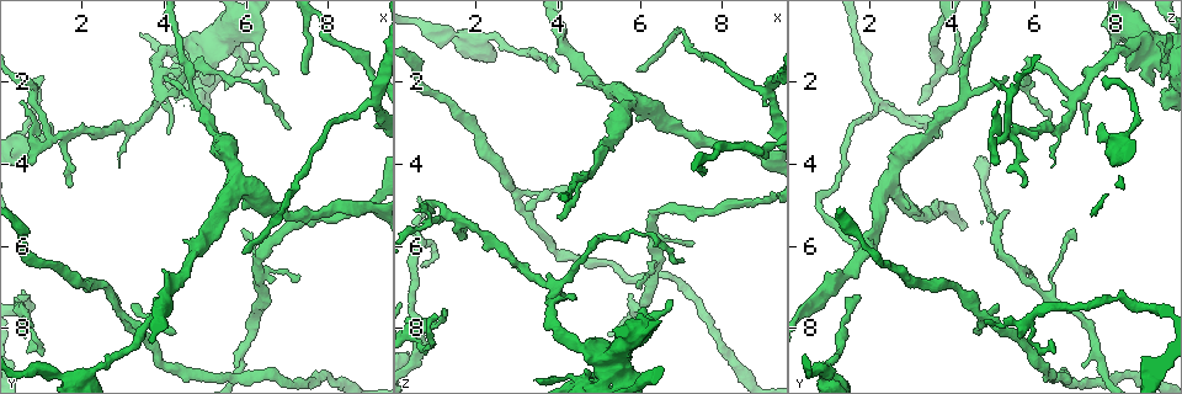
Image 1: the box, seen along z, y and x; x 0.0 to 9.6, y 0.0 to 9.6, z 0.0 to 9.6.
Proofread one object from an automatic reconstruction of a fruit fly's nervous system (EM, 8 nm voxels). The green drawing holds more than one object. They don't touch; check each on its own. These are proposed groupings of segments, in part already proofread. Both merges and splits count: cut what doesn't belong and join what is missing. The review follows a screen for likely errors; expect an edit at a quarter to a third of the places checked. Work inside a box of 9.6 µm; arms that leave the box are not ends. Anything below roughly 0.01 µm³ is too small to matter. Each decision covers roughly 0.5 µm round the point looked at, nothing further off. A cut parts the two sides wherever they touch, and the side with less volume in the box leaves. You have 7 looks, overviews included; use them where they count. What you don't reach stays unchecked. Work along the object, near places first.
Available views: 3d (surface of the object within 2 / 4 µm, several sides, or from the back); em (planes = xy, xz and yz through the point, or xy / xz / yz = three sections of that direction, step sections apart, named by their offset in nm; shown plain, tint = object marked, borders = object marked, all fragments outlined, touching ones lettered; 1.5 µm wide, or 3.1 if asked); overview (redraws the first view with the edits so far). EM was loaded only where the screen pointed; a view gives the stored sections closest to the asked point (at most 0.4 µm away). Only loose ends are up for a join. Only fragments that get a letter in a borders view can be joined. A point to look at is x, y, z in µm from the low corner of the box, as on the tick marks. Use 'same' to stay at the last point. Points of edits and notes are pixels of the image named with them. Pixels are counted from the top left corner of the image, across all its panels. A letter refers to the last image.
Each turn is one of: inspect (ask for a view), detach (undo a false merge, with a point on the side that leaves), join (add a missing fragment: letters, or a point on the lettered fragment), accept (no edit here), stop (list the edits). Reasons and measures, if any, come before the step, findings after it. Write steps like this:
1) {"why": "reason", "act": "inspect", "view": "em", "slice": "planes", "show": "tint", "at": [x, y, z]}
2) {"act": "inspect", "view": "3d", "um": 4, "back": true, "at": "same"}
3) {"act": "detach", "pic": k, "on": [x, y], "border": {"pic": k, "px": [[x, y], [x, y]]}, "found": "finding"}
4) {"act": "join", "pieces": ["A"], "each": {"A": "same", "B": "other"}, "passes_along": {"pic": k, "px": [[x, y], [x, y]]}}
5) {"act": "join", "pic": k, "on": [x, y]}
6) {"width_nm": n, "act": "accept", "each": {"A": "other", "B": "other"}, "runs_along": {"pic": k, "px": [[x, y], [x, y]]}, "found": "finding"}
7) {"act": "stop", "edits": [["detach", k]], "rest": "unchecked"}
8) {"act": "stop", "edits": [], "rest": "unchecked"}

{"why": "tapers out", "act": "inspect", "view": "em", "slice": "planes", "show": "borders", "at": [4.00, 1.85, 5.25]}

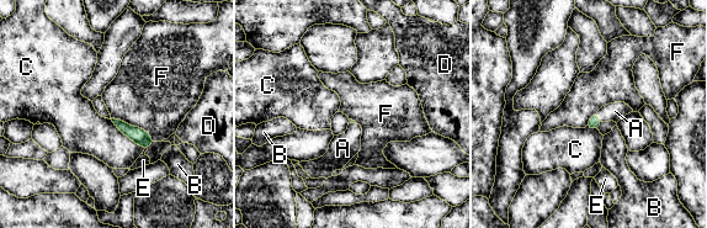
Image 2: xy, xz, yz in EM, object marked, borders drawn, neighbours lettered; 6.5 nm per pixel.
{"act": "join", "pieces": ["A"], "each": {"A": "same", "B": "other", "C": "other", "D": "other", "E": "other", "F": "other"}, "found": "the neuron continues"}

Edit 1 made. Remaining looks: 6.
{"act": "inspect", "view": "overview"}

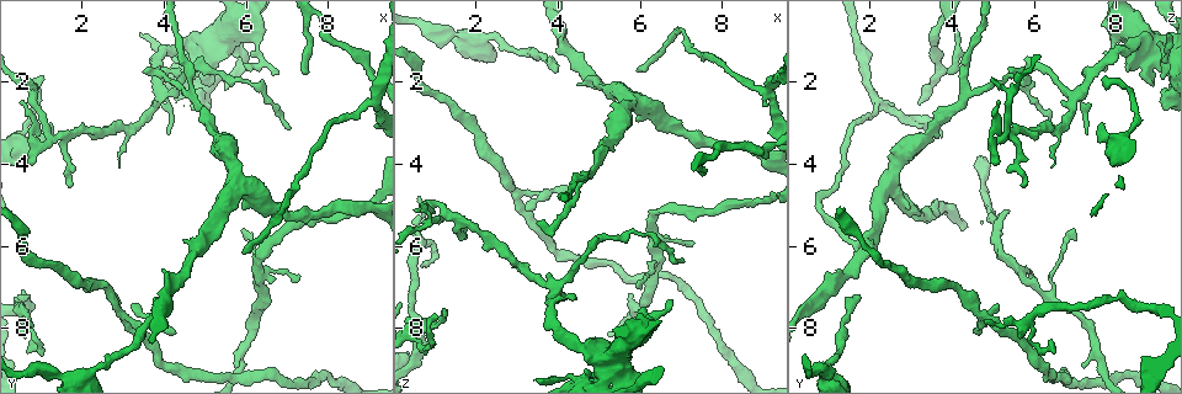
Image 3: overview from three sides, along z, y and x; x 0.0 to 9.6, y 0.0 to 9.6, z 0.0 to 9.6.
{"why": "thin end", "act": "inspect", "view": "em", "slice": "xz", "step": 4, "show": "borders", "at": [5.90, 6.20, 1.75]}

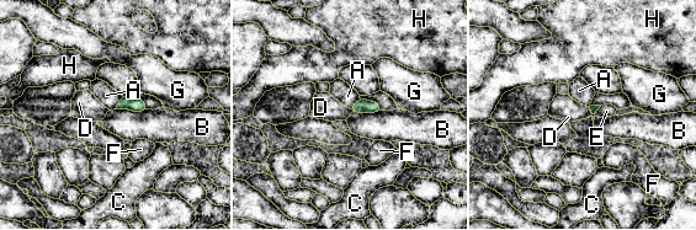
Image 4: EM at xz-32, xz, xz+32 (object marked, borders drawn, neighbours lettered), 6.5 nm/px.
{"act": "inspect", "view": "em", "slice": "planes", "show": "borders", "at": "same"}

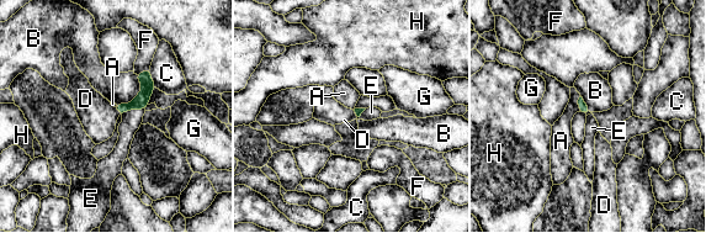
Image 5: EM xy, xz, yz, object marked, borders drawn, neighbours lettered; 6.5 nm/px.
{"act": "join", "pieces": ["E"], "each": {"A": "other", "B": "other", "C": "other", "D": "other", "E": "same", "F": "other", "G": "other", "H": "other"}, "found": "it goes on there"}

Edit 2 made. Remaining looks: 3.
{"why": "thin end", "act": "inspect", "view": "em", "slice": "yz", "step": 4, "show": "tint", "at": [0.65, 7.85, 4.75]}

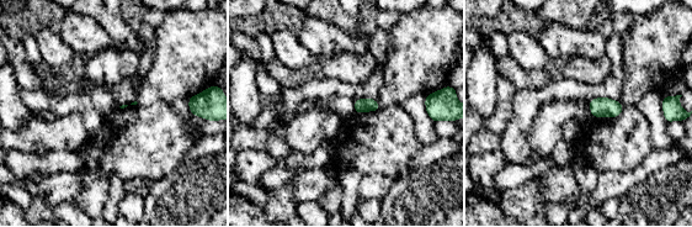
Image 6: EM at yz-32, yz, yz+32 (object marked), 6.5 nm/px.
{"act": "inspect", "view": "em", "slice": "yz", "step": 4, "show": "borders", "at": "same"}

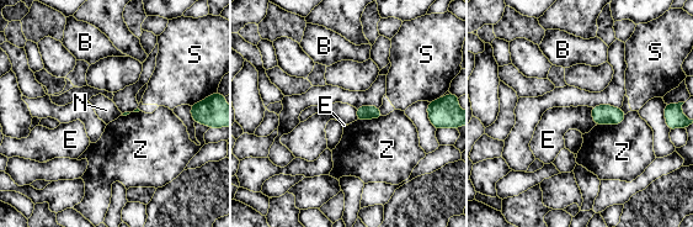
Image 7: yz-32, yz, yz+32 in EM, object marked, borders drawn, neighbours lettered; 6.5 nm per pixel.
{"longest_contact_nm": ["Z", 220], "act": "accept", "each": {"B": "other", "E": "other", "N": "other", "S": "other", "Z": "other"}, "border": {"pic": 7, "px": [[591, 107], [591, 117], [596, 125]]}, "found": "none of them fits"}

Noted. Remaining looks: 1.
{"act": "stop", "edits": [["join", 2], ["join", 5]], "rest": "unchecked"}

